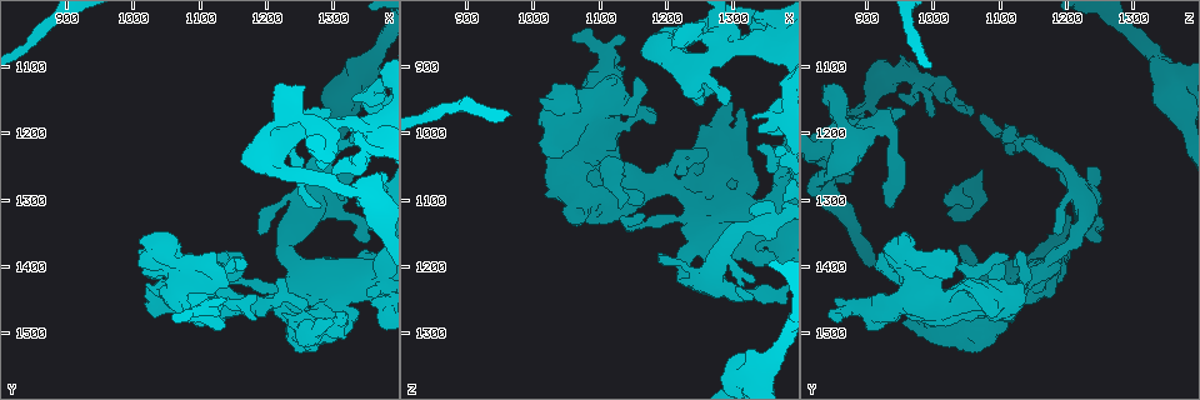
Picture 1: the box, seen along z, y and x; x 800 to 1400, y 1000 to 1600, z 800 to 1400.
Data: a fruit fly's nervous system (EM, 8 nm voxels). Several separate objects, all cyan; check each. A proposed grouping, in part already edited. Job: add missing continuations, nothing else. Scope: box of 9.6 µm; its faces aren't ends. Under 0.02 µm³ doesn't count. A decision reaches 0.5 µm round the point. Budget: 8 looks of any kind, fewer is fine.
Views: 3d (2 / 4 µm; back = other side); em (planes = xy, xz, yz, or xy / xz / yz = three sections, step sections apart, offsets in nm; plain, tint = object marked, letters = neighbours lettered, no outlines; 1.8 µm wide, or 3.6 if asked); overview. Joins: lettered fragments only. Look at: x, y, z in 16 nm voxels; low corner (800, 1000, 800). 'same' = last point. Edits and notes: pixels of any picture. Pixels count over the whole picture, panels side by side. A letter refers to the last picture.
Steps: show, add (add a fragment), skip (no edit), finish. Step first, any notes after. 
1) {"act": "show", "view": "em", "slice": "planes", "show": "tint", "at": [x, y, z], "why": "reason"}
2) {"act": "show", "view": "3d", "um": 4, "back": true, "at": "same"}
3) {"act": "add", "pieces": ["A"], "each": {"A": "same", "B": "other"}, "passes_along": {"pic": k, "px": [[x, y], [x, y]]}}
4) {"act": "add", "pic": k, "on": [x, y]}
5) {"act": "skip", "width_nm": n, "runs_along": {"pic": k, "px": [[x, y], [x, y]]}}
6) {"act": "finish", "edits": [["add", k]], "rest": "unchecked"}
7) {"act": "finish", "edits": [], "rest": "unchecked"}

{"act": "show", "view": "em", "slice": "xy", "step": 4, "show": "letters", "at": [1355, 1215, 1135], "why": "arms part here"}

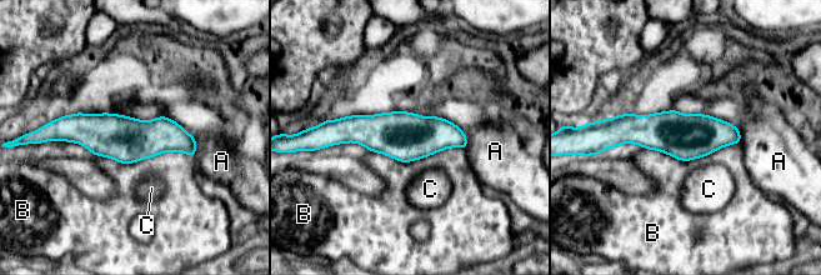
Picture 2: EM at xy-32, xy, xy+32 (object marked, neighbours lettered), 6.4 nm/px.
{"act": "show", "view": "em", "slice": "xz", "step": 16, "show": "letters", "at": "same"}

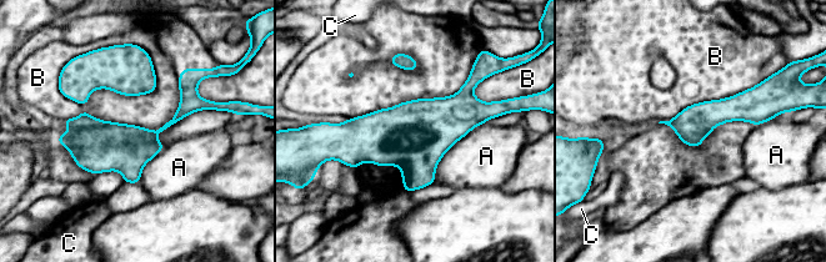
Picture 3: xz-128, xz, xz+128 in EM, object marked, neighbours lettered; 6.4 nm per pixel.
{"act": "skip", "longest_contact_nm": ["B", 750], "each": {"A": "other", "B": "other", "C": "other"}, "border": {"pic": 3, "px": [[764, 80], [690, 104], [659, 124]]}, "found": "no lettered fragment goes on from it"}

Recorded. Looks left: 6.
{"act": "show", "view": "em", "slice": "xz", "step": 4, "show": "plain", "at": [1260, 1190, 895], "why": "calibre changes"}

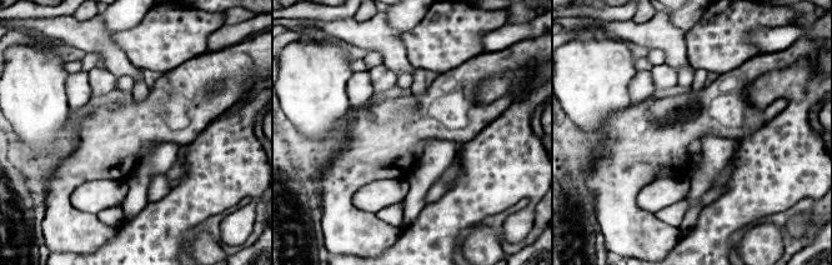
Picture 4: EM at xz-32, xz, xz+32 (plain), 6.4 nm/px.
{"act": "show", "view": "em", "slice": "xz", "step": 4, "show": "letters", "at": "same"}

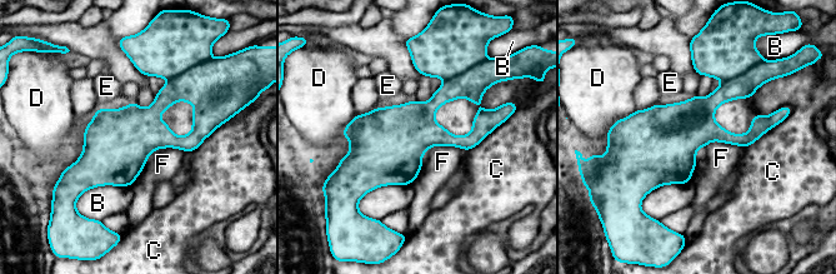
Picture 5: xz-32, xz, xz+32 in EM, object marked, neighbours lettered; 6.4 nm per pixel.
{"act": "skip", "each": {"B": "other", "C": "other", "D": "other", "E": "other", "F": "other"}, "border": {"pic": 5, "px": [[185, 152], [155, 149], [130, 185]]}, "found": "no lettered fragment goes on from it"}

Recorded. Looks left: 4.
{"act": "show", "view": "em", "slice": "xy", "step": 4, "show": "tint", "at": [1360, 1310, 1055], "why": "an open end"}

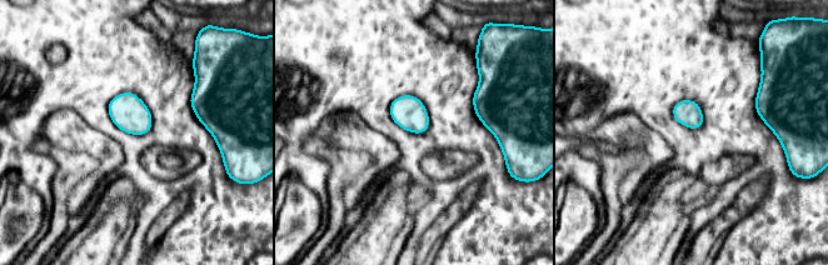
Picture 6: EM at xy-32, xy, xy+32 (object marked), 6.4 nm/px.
{"act": "show", "view": "em", "slice": "xy", "step": 4, "show": "letters", "at": "same", "why": "what lies round it"}

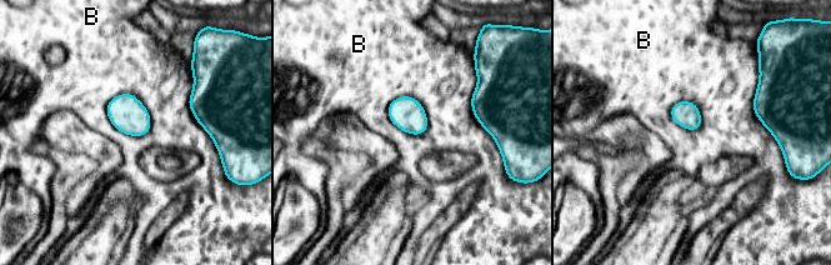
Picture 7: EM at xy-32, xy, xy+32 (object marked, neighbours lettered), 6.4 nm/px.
{"act": "skip", "each": {"B": "other"}, "border": {"pic": 7, "px": [[108, 101], [115, 128], [149, 131]]}, "found": "none of them fits"}

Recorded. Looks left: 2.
{"act": "finish", "edits": [], "rest": "unchecked"}

